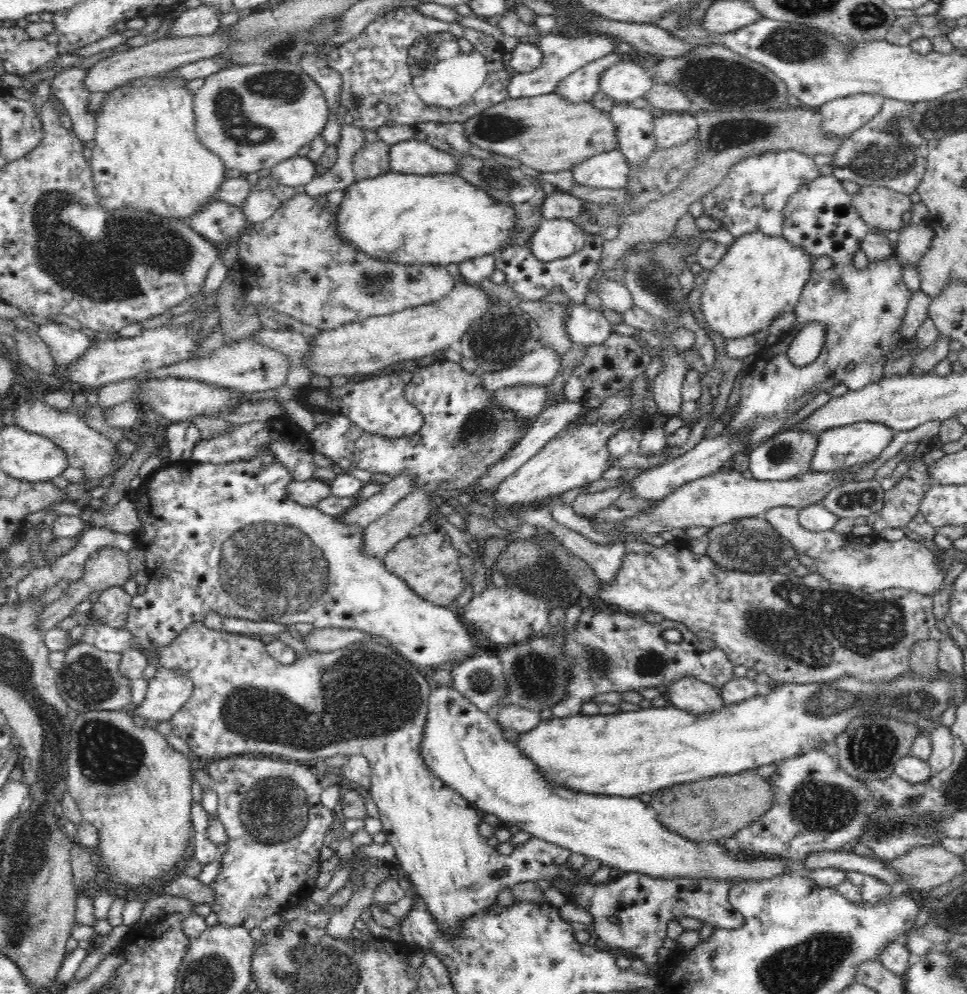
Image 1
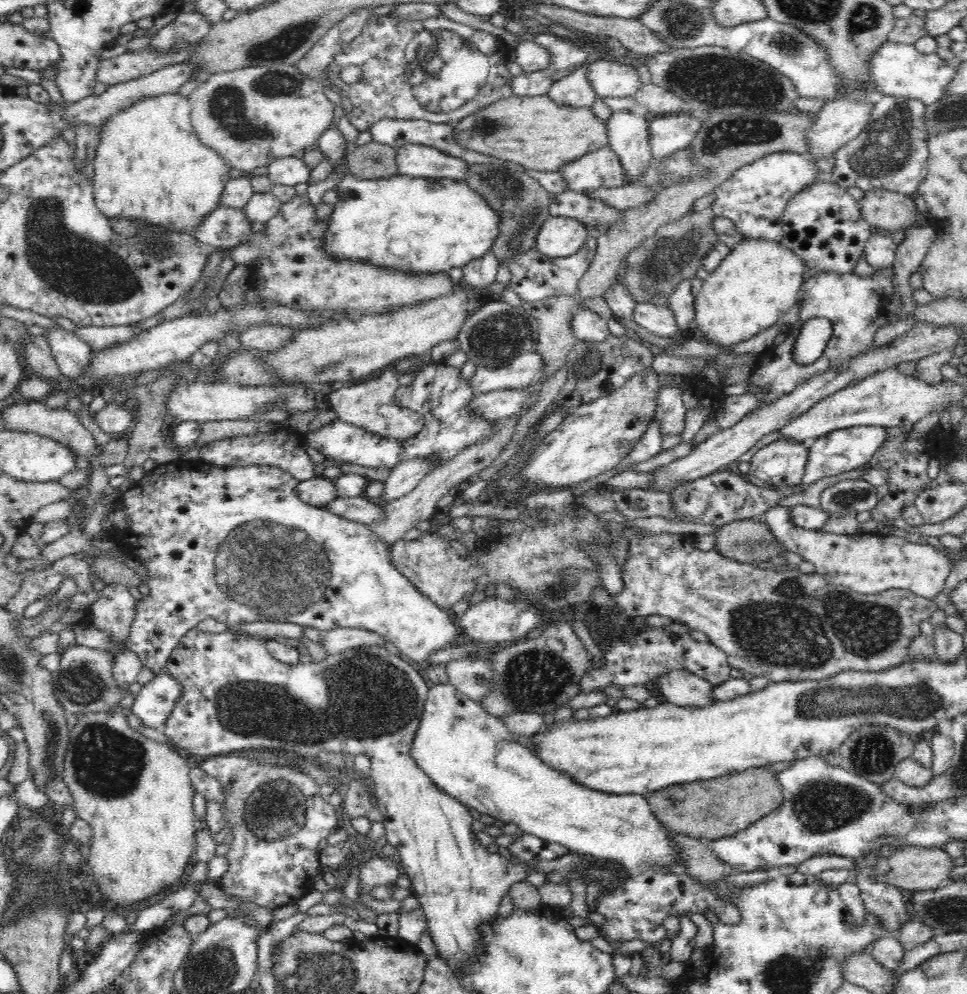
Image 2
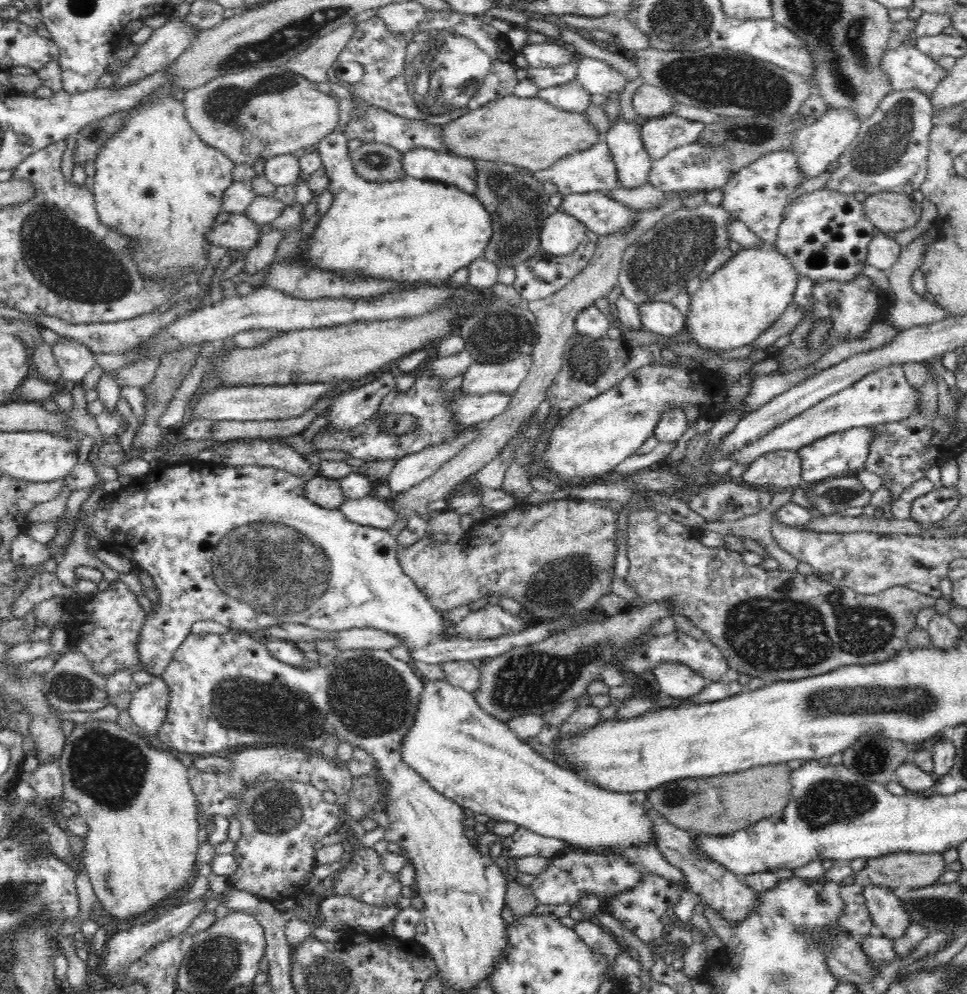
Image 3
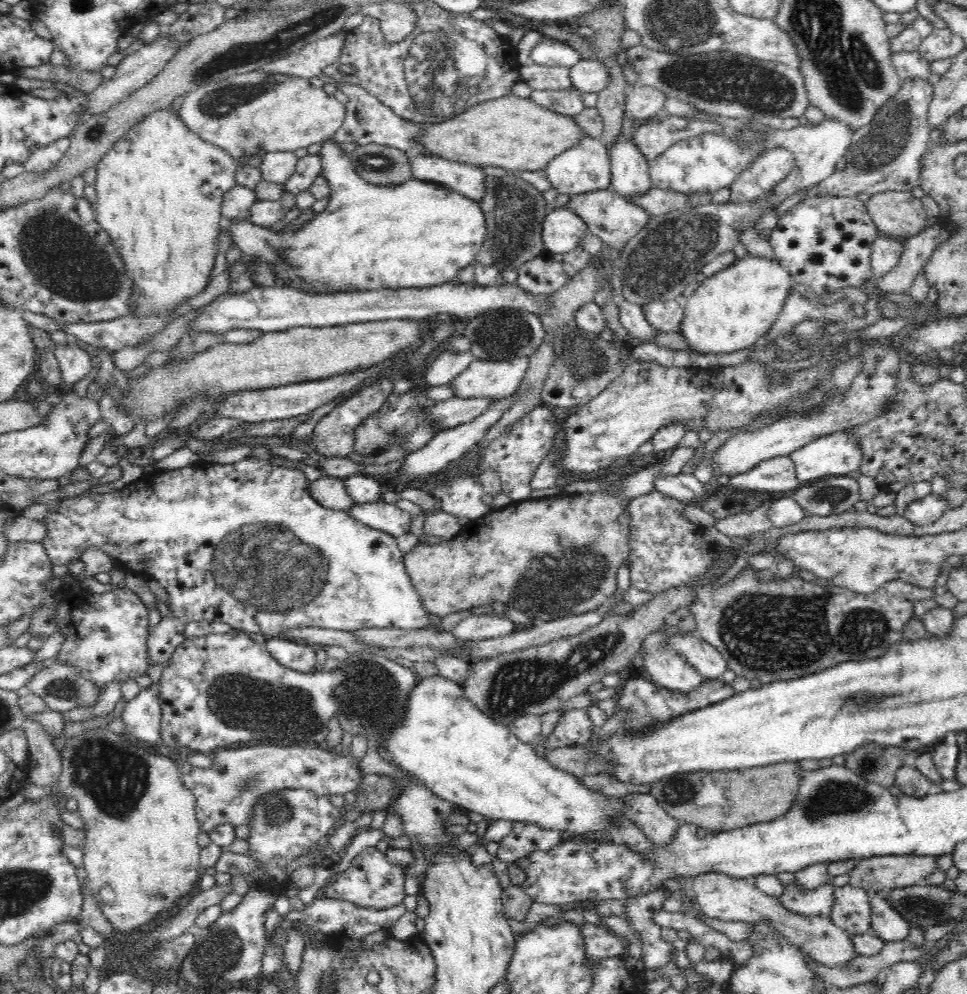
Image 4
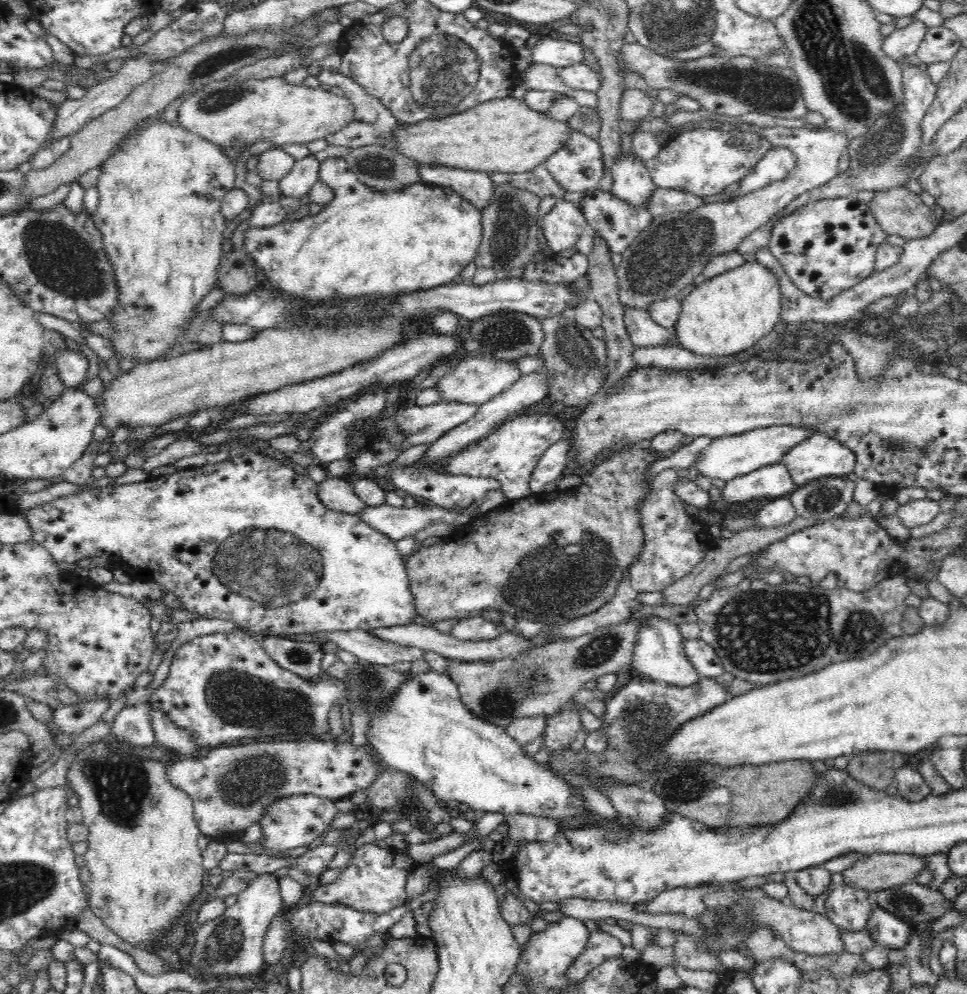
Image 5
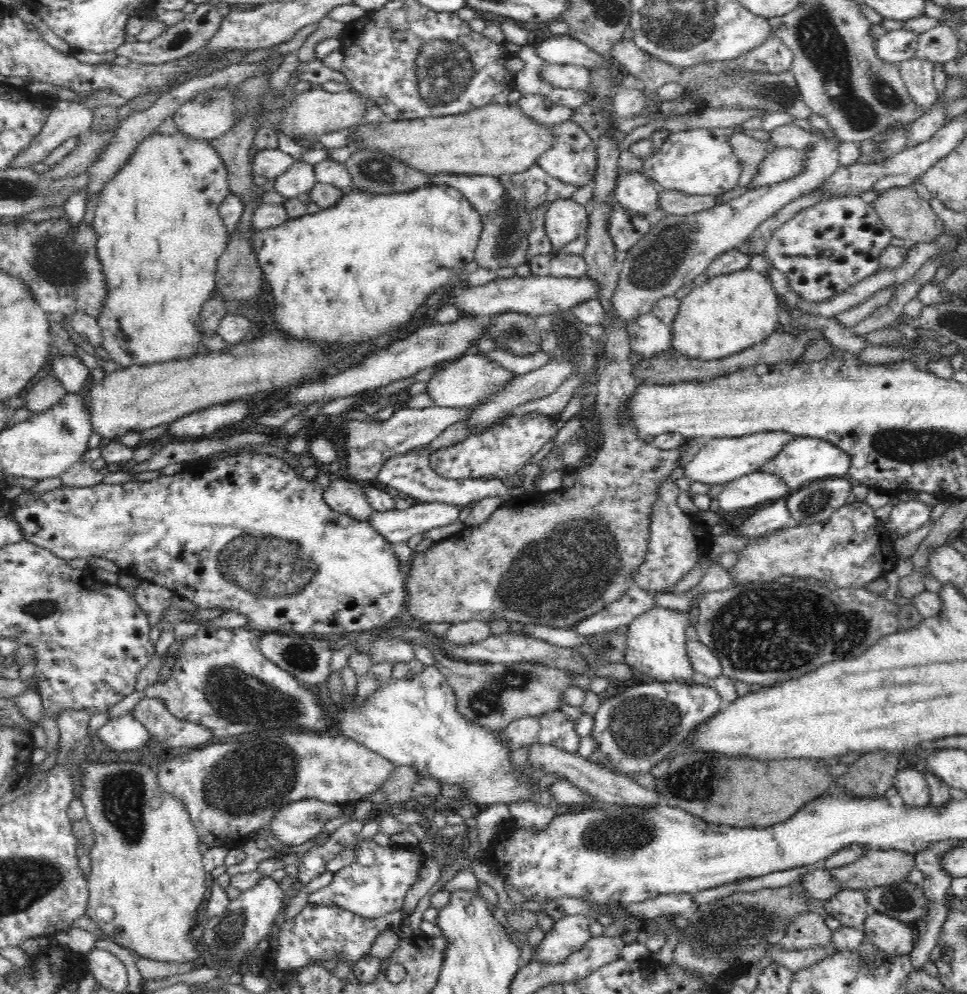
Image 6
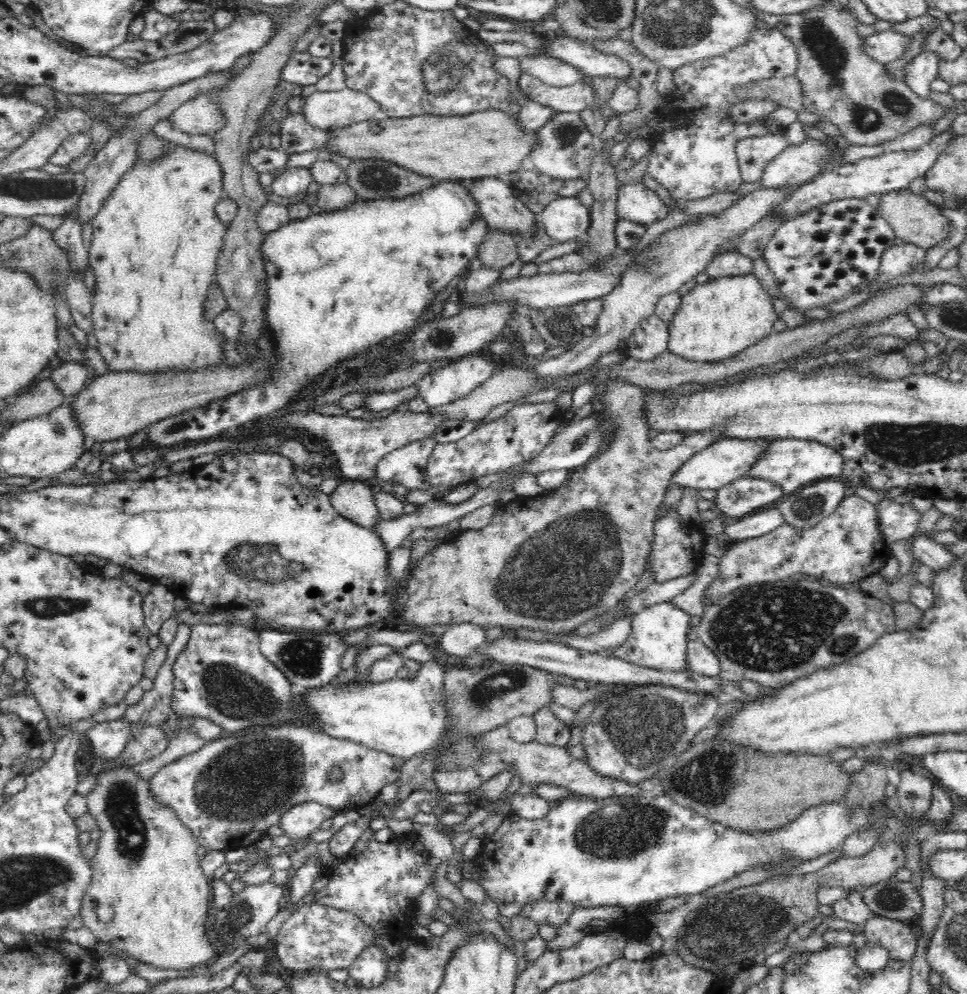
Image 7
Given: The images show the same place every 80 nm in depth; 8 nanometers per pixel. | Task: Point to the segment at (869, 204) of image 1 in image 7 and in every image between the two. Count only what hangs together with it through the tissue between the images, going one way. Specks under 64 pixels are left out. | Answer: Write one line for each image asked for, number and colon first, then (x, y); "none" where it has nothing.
2: (882, 208)
3: (889, 211)
4: (898, 213)
5: (898, 211)
6: (908, 216)
7: (914, 219)

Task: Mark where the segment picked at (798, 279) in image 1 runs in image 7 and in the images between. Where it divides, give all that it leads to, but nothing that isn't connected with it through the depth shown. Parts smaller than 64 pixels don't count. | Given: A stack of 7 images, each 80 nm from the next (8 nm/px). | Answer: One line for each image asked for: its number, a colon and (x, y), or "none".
2: (760, 280)
3: (755, 287)
4: (732, 310)
5: (731, 312)
6: (729, 313)
7: (722, 317)

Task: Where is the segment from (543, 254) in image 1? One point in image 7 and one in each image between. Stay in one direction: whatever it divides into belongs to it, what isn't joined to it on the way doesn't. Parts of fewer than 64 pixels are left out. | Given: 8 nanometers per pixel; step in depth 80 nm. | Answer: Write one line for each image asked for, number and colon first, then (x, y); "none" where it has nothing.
2: (559, 236)
3: (561, 233)
4: (563, 230)
5: (563, 225)
6: (565, 220)
7: (564, 219)

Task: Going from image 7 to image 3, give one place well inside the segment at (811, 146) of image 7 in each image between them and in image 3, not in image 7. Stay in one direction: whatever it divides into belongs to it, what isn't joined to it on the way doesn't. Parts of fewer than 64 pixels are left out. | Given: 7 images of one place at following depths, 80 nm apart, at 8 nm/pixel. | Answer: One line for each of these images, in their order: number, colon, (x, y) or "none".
3: (756, 194)
4: (771, 166)
5: (777, 162)
6: (782, 163)

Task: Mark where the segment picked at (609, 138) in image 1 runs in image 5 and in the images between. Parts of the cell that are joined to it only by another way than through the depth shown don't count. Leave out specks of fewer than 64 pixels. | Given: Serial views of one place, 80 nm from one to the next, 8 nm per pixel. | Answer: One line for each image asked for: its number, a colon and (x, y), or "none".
2: (534, 132)
3: (529, 133)
4: (514, 133)
5: (504, 135)

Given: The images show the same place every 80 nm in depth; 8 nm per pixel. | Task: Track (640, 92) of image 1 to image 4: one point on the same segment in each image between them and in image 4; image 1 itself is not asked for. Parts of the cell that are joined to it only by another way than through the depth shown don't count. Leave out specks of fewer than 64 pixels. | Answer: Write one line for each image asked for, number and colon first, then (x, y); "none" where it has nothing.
2: (619, 80)
3: (596, 76)
4: (587, 75)

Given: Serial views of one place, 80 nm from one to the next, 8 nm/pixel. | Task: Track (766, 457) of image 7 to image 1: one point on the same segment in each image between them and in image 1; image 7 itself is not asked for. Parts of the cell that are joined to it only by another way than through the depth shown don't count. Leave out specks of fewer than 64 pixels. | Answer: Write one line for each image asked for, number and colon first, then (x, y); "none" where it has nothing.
1: (841, 447)
2: (845, 449)
3: (844, 453)
4: (836, 454)
5: (819, 456)
6: (805, 459)

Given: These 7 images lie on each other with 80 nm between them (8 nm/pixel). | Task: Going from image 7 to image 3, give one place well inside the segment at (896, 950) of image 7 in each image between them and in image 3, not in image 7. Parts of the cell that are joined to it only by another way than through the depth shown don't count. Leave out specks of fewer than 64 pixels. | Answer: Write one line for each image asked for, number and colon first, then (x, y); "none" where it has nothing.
3: (887, 911)
4: (889, 925)
5: (885, 928)
6: (894, 937)

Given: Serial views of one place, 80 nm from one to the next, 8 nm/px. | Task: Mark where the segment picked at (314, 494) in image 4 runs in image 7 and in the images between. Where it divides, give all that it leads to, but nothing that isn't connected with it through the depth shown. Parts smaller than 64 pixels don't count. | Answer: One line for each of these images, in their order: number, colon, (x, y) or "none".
5: (335, 493)
6: (348, 497)
7: (354, 500)

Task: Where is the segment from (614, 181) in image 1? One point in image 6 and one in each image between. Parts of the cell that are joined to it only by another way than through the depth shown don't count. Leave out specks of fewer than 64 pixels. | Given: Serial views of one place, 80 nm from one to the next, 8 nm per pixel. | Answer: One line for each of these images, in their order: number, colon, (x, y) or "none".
2: (602, 168)
3: (593, 170)
4: (585, 167)
5: (577, 167)
6: (572, 159)

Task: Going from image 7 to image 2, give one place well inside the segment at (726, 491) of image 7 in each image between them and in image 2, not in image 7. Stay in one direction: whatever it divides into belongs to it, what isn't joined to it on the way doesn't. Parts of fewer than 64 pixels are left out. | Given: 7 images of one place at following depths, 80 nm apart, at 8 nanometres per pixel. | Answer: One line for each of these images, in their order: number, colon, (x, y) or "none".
2: (781, 462)
3: (782, 468)
4: (777, 475)
5: (773, 480)
6: (760, 487)

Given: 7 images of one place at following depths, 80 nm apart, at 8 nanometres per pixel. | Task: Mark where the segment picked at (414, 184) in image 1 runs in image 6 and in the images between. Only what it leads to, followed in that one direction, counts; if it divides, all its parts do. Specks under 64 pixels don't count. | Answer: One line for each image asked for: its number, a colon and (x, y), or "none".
2: (411, 224)
3: (412, 231)
4: (416, 234)
5: (365, 243)
6: (345, 275)

